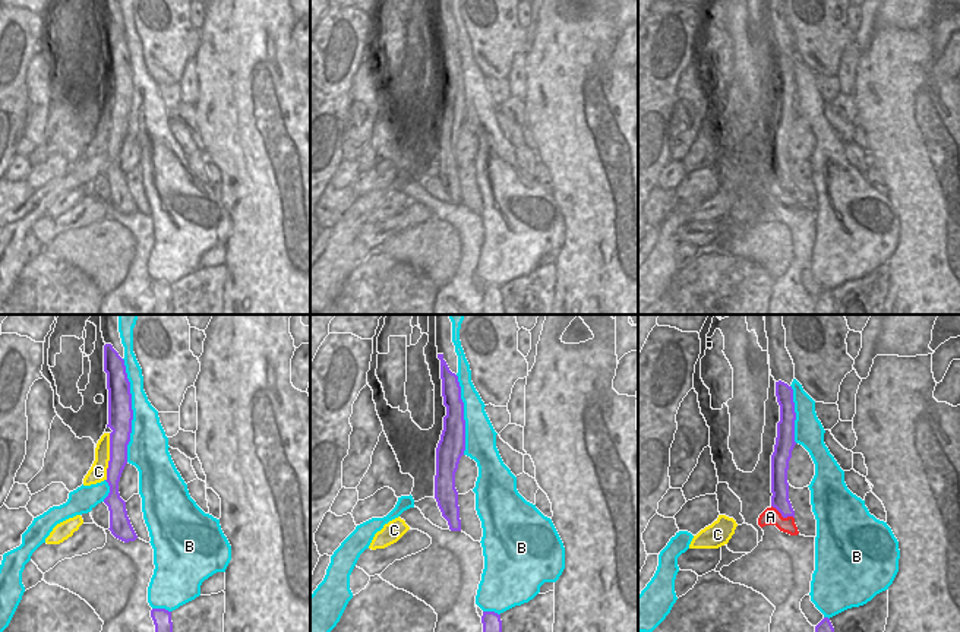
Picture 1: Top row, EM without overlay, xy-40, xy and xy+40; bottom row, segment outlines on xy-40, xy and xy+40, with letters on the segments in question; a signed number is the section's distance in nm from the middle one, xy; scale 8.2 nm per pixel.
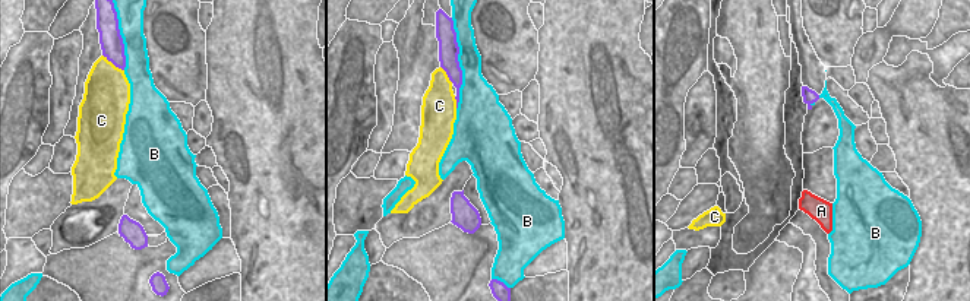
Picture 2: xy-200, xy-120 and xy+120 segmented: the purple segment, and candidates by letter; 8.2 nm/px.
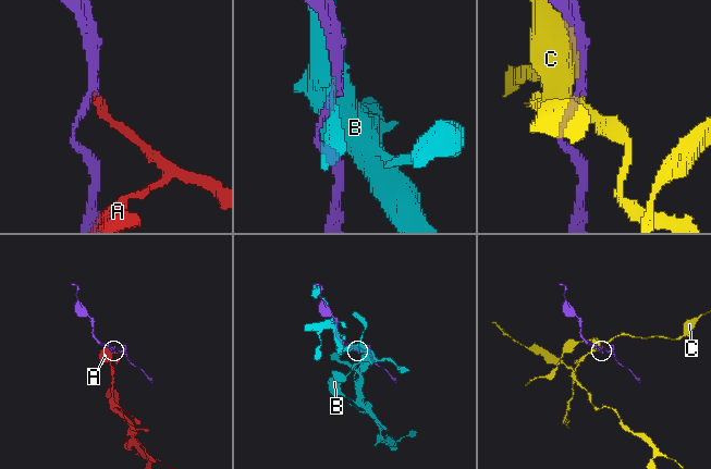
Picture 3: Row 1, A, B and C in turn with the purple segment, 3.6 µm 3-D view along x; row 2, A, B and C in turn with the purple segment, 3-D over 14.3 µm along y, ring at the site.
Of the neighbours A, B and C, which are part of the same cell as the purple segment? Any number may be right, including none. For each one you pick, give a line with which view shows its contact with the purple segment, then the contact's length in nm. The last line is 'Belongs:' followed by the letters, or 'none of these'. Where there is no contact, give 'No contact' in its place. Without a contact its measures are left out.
Belongs: none of these

